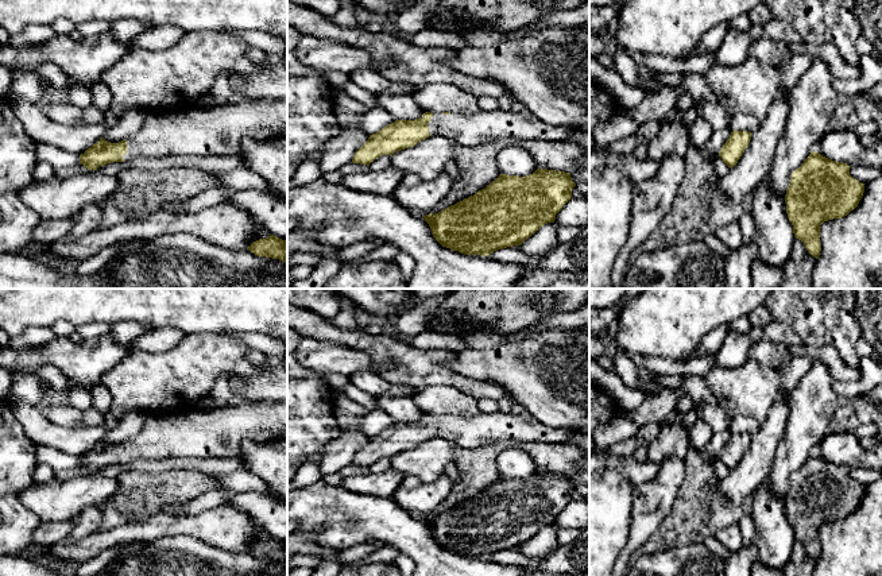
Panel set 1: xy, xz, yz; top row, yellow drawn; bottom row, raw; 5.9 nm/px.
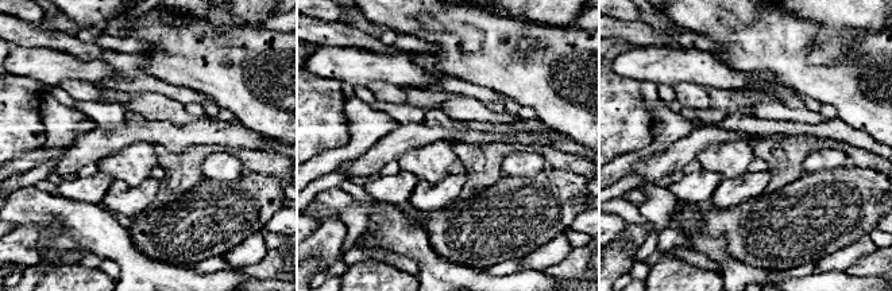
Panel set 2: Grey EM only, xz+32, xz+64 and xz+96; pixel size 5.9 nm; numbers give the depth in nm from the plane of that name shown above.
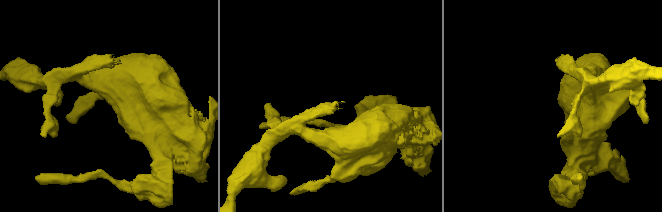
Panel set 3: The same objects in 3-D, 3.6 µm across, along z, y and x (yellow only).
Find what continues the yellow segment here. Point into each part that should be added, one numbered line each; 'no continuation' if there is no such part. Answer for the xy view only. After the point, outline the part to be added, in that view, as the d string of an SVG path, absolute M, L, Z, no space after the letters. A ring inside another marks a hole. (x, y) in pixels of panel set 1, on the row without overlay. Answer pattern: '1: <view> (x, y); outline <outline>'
1: xy (190, 433); outline M245 402L201 411L150 413L142 432L127 441L124 463L138 459L241 456L243 442L287 438L287 402Z

